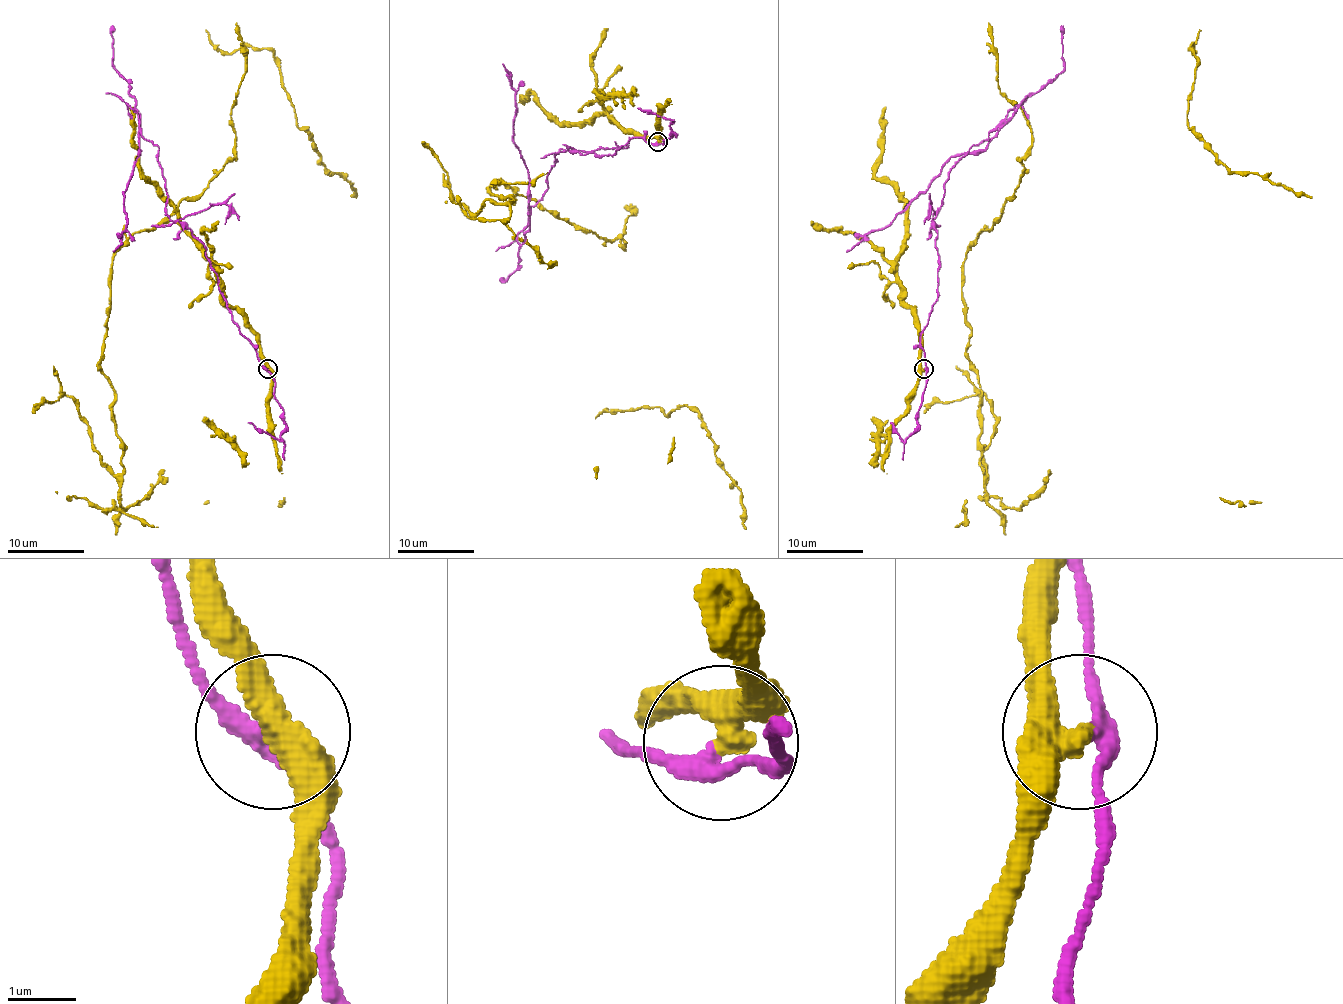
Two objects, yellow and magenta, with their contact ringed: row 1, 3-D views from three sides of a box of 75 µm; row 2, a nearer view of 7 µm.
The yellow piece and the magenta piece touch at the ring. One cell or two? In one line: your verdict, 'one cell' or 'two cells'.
two cells

